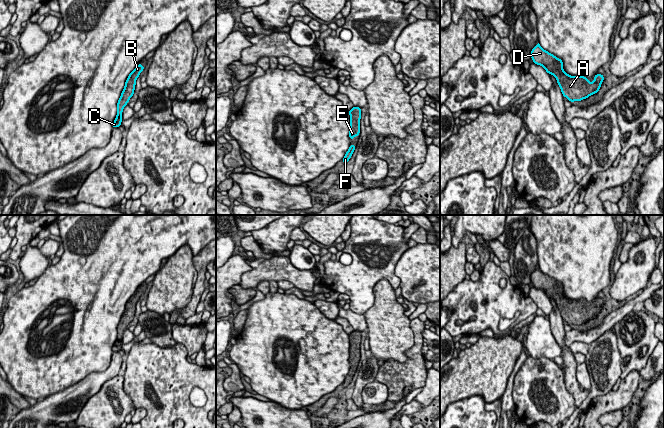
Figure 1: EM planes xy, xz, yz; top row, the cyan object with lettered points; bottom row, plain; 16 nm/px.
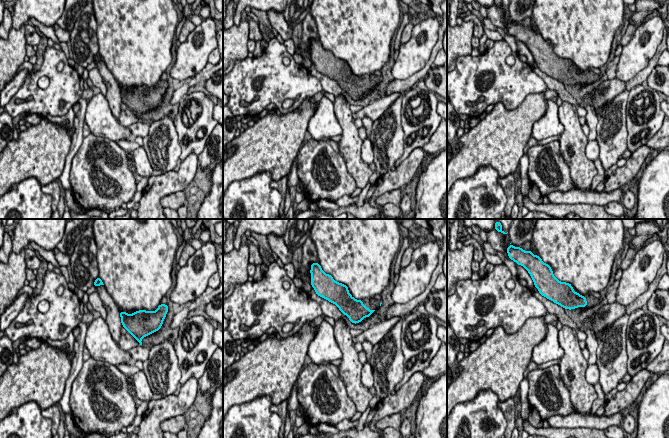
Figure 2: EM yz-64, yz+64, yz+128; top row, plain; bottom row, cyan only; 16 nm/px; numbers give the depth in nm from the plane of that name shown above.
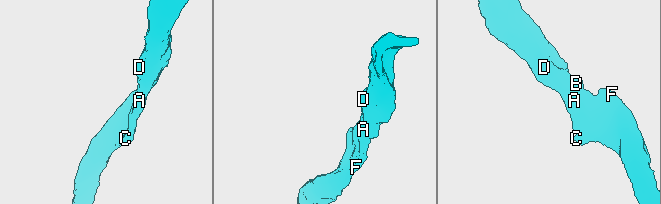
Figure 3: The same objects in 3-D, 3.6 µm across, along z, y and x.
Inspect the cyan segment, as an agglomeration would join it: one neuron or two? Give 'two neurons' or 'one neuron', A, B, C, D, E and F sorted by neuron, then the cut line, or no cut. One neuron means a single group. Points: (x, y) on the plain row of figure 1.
one neuron; A B C D E F; no cut

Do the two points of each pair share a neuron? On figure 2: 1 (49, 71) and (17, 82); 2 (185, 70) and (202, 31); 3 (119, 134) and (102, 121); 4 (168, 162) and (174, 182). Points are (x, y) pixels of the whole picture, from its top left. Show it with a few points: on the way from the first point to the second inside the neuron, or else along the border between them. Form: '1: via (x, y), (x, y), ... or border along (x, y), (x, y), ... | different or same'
1: border along (25, 68), (25, 80), (10, 99) | different
2: via (190, 60), (201, 41) | same
3: via (115, 131), (106, 125) | same
4: border along (173, 169), (152, 176) | different

